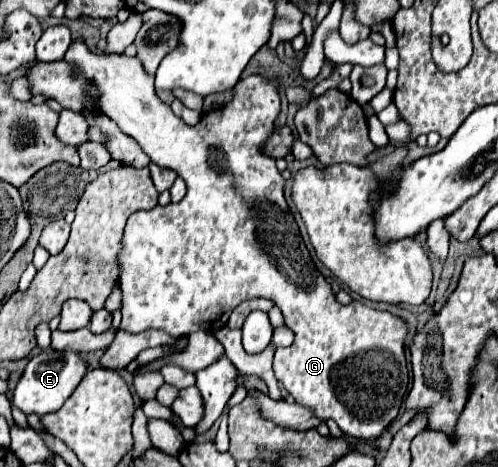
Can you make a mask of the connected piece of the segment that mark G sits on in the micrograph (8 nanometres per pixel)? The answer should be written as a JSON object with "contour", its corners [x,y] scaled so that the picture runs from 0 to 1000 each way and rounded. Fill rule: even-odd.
{"contour":[[[167,86],[139,99],[131,128],[147,133],[175,171],[199,188],[199,231],[235,261],[255,291],[275,300],[303,347],[355,368],[376,394],[376,415],[359,437],[283,450],[255,471],[239,544],[239,612],[247,625],[243,707],[279,715],[295,702],[319,702],[343,719],[380,719],[392,707],[432,715],[456,694],[456,672],[476,651],[496,638],[536,638],[564,664],[572,698],[592,715],[584,745],[556,745],[552,754],[548,792],[556,814],[596,865],[624,874],[641,899],[673,899],[693,934],[717,942],[761,938],[797,891],[817,844],[821,805],[809,749],[817,694],[781,668],[737,660],[725,647],[685,655],[673,642],[665,612],[633,574],[592,467],[568,424],[572,385],[556,364],[552,343],[520,325],[536,291],[544,291],[548,261],[564,236],[556,176],[540,176],[524,163],[480,171],[468,188],[472,206],[456,227],[416,240],[396,270],[376,270],[315,210],[307,163],[287,146],[283,128],[251,116],[195,120]]]}

